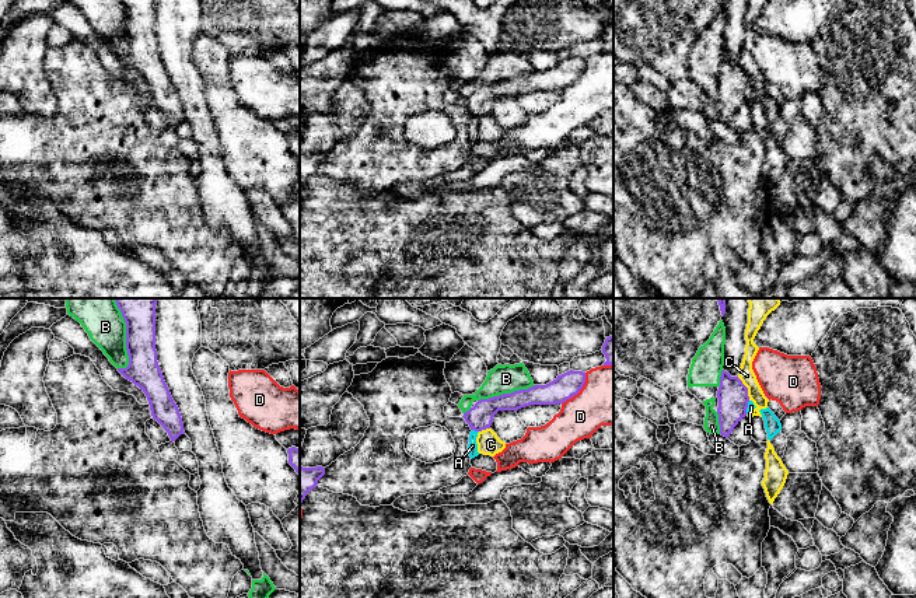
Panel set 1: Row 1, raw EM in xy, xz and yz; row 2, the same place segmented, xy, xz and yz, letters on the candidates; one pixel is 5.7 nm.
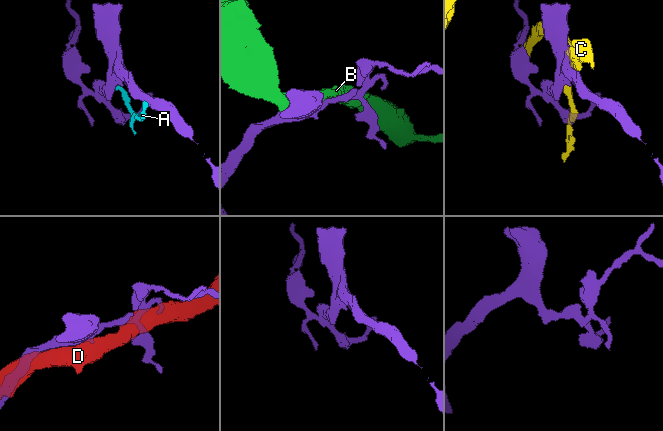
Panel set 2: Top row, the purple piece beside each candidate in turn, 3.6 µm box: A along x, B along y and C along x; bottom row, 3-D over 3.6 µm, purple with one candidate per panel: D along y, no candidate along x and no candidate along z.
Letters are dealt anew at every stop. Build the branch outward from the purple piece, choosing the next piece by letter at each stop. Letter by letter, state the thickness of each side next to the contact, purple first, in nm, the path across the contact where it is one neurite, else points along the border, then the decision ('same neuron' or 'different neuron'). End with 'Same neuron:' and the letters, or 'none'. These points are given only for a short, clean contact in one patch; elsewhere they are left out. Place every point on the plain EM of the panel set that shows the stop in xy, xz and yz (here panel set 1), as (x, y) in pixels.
A: 150 nm thick on the purple side, 60 nm on the other; border along xz (472, 115), (478, 118); different neuron
B: 190 nm thick on the purple side, 200 nm on the other; different neuron
C: 180 nm thick on the purple side, 90 nm on the other; different neuron
D: 140 nm thick on the purple side, 360 nm on the other; different neuron
Same neuron: none

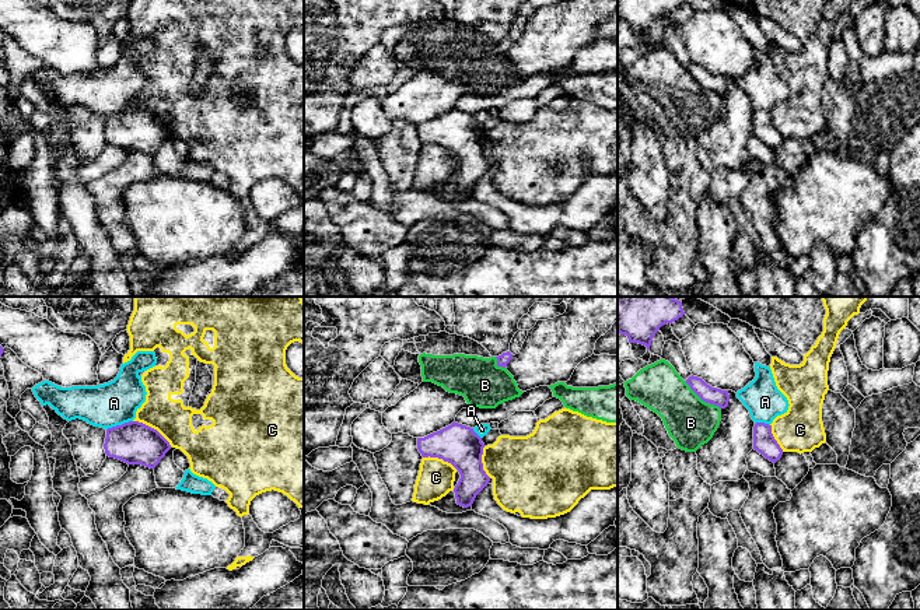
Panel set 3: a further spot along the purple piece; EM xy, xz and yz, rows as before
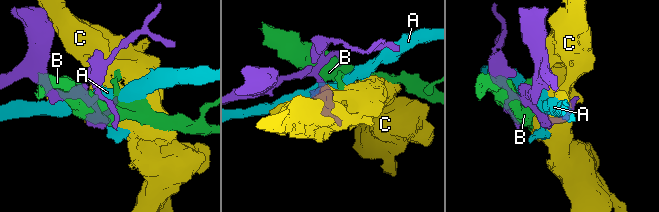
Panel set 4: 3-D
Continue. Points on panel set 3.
A: 240 nm thick on the purple side, 260 nm on the other; different neuron
B: 100 nm thick on the purple side, 280 nm on the other; different neuron
C: 240 nm thick on the purple side, 220 nm on the other; different neuron
Same neuron: none

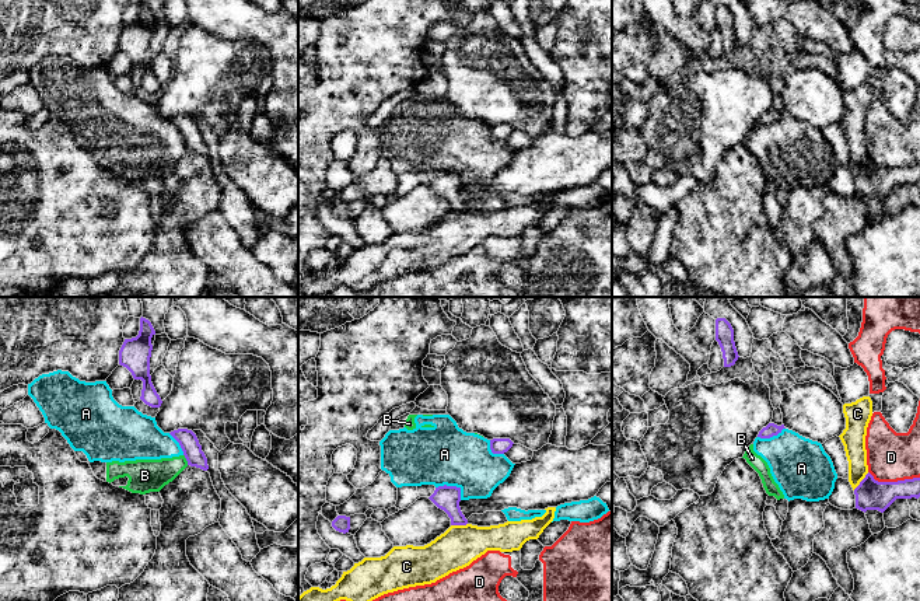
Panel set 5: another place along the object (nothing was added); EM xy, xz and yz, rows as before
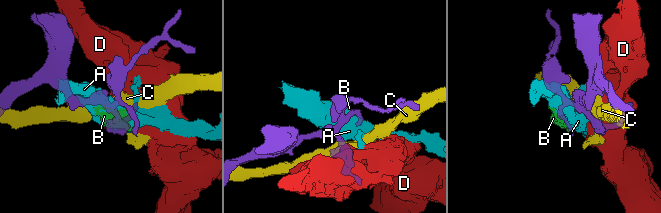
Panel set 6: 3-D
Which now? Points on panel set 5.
A: 140 nm thick on the purple side, 340 nm on the other; different neuron
B: 110 nm thick on the purple side, 190 nm on the other; different neuron
C: 180 nm thick on the purple side, 140 nm on the other; different neuron
D: 180 nm thick on the purple side, 280 nm on the other; different neuron
Same neuron: none

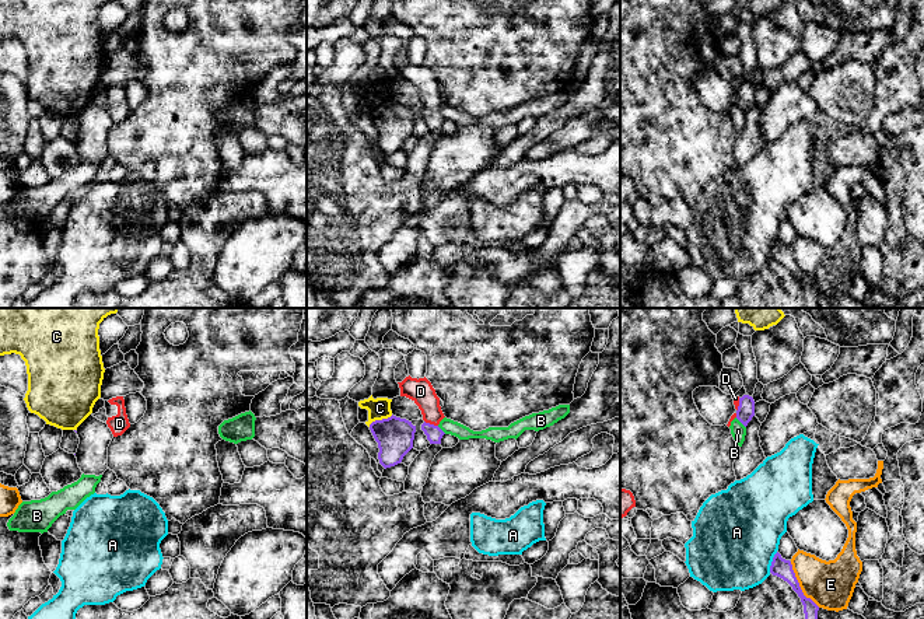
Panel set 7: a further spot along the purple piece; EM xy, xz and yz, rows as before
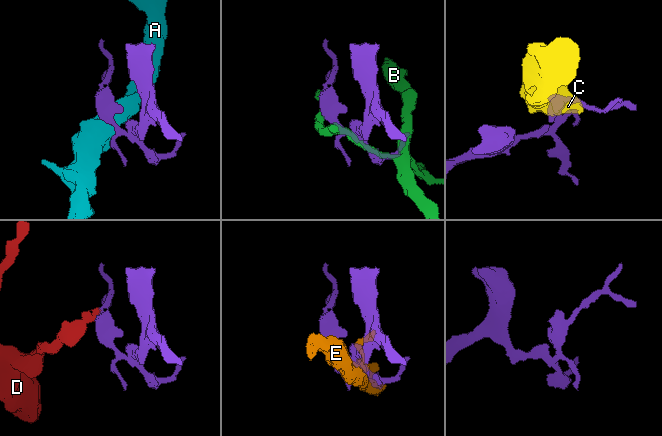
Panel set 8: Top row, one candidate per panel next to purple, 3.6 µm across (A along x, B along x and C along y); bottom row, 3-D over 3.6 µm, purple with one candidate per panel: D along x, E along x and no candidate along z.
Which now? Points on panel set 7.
A: 110 nm thick on the purple side, 480 nm on the other; different neuron
B: 100 nm thick on the purple side, 90 nm on the other; different neuron
C: 220 nm thick on the purple side, 120 nm on the other; border along xz (392, 101), (375, 105), (368, 112); different neuron
D: 90 nm thick on the purple side, 140 nm on the other; border along xz (424, 107), (437, 112); different neuron
E: 110 nm thick on the purple side, 280 nm on the other; different neuron
Same neuron: none

